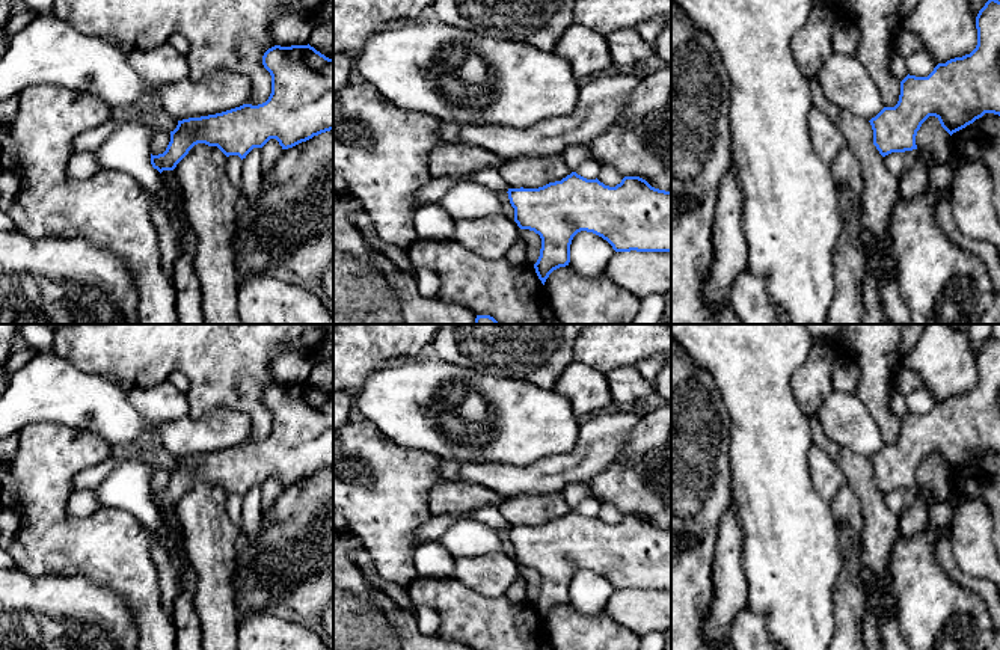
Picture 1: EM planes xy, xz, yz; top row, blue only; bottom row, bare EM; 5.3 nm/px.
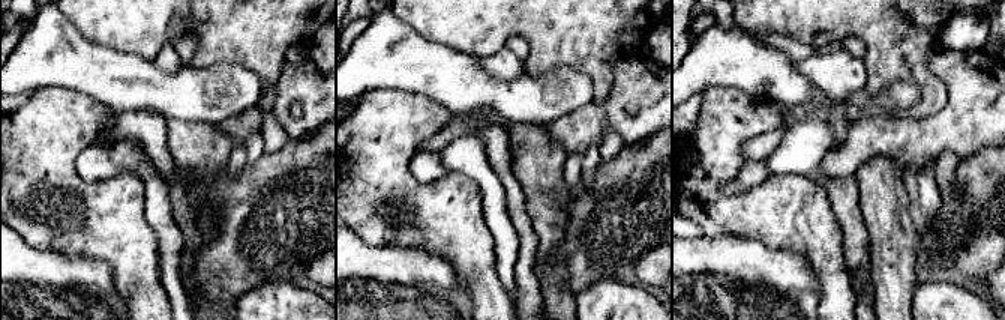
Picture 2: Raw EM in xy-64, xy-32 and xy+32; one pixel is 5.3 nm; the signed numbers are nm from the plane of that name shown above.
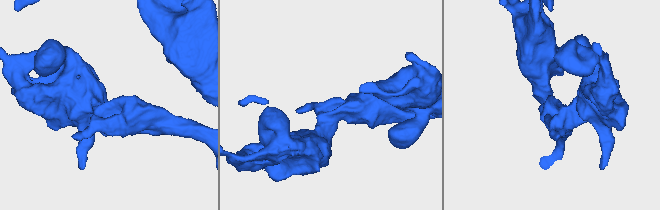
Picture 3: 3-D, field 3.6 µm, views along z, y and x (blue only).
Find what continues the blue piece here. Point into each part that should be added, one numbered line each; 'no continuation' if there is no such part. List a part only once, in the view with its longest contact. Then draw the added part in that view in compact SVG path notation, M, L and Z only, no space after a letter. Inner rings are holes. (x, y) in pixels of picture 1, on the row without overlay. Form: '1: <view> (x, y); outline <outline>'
no continuation

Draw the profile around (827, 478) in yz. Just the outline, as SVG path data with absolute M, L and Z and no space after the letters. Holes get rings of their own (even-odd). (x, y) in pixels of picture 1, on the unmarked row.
M813 445L808 452L808 471L817 495L821 499L830 504L837 496L842 484L845 483L843 472L816 445Z

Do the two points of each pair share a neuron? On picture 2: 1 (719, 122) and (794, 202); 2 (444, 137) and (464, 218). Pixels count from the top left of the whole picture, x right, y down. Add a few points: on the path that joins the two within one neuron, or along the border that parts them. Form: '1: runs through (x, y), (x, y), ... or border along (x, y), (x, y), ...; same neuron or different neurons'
1: runs through (714, 158), (714, 190), (728, 203), (758, 203); same neuron
2: border along (453, 116), (428, 137), (419, 149); different neurons

